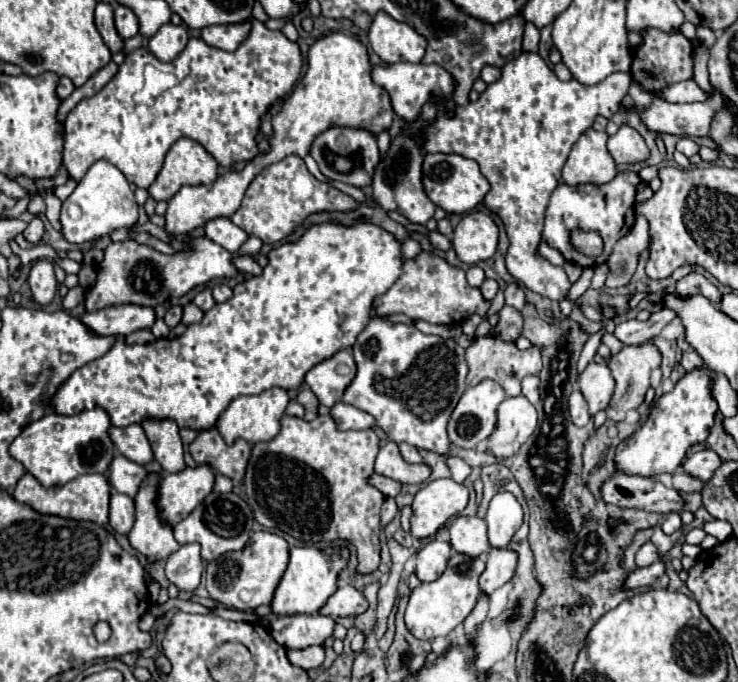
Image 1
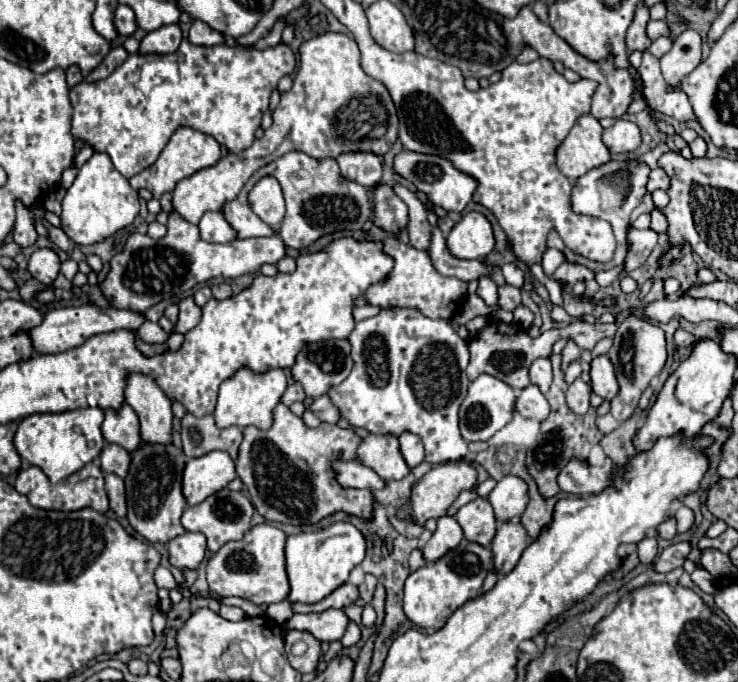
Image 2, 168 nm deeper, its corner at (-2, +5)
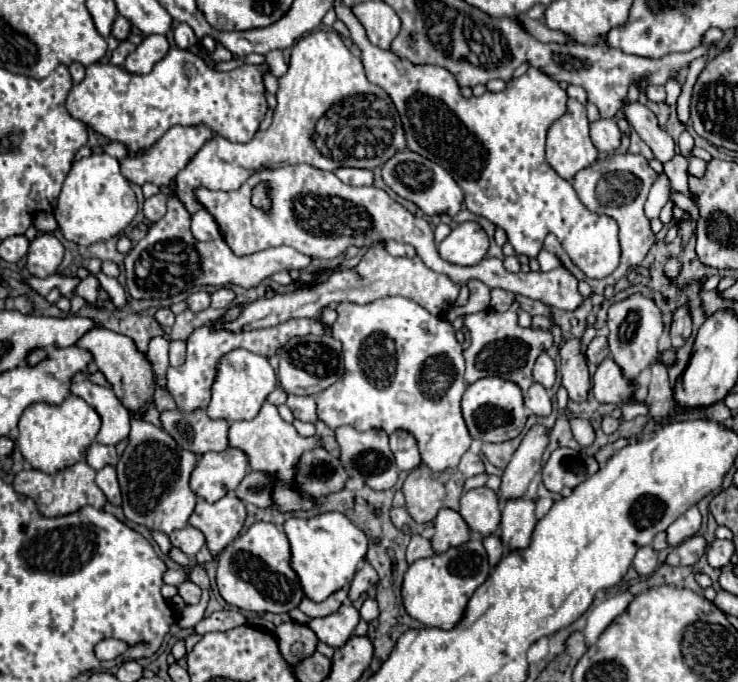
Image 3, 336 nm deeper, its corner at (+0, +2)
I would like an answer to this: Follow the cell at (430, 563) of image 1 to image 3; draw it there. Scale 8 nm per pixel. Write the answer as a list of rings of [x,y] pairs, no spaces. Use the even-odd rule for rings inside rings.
[[[442,508],[434,518],[434,530],[436,534],[432,536],[430,542],[432,542],[432,550],[438,554],[470,540],[470,530],[462,520],[462,516],[448,508]]]

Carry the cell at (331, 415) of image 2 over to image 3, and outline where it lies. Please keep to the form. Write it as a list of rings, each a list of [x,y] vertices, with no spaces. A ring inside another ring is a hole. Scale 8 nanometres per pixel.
[[[288,396],[288,408],[292,410],[294,418],[302,420],[302,422],[312,422],[316,424],[318,422],[318,416],[316,416],[316,402],[312,396]]]

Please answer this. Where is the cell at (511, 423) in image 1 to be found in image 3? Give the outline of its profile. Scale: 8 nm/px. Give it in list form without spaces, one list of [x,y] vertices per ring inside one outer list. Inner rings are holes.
[[[536,382],[524,394],[524,406],[534,416],[548,416],[552,412],[552,400],[550,400],[546,388],[542,384],[536,384]]]

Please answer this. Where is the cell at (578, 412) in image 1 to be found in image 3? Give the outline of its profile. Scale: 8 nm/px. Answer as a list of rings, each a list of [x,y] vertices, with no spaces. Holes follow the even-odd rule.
[[[568,340],[560,348],[560,356],[562,356],[562,364],[560,364],[562,384],[568,390],[570,400],[574,402],[586,400],[590,390],[590,376],[588,376],[586,358],[580,356],[578,352],[578,340]]]

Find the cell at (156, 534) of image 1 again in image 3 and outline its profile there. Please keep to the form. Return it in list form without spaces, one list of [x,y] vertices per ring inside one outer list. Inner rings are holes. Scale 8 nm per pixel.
[[[132,418],[128,446],[116,466],[124,498],[124,516],[136,524],[146,526],[148,530],[158,530],[164,534],[184,528],[196,506],[196,496],[188,486],[188,478],[196,466],[196,460],[196,454],[178,446],[174,438],[162,428]]]

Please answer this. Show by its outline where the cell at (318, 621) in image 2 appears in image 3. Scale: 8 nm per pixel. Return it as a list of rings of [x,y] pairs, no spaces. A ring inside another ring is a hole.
[[[344,602],[338,612],[324,618],[312,618],[308,622],[308,628],[314,630],[320,642],[332,648],[340,648],[352,636],[352,630],[356,628],[358,620],[360,620],[360,614],[352,606],[352,602]]]

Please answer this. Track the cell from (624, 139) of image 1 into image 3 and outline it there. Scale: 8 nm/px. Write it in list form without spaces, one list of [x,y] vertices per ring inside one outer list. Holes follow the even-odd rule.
[[[600,118],[598,122],[590,124],[590,138],[600,152],[614,152],[620,146],[622,132],[614,120]]]

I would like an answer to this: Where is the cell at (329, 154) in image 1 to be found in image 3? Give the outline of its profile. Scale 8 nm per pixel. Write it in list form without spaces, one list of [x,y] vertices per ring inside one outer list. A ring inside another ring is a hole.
[[[338,168],[334,172],[344,184],[350,186],[370,186],[374,182],[372,170],[362,170],[362,168]]]

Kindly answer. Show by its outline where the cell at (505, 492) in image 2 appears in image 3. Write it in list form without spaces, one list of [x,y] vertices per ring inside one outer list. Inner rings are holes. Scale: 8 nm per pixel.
[[[534,426],[532,430],[528,430],[522,444],[514,452],[508,468],[504,470],[500,492],[498,492],[502,502],[510,498],[522,498],[526,494],[528,484],[542,468],[540,460],[546,446],[548,446],[548,436],[542,426]]]

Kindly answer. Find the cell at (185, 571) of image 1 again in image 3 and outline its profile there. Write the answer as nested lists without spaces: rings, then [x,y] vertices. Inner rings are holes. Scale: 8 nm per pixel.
[[[186,526],[182,530],[174,530],[170,534],[170,542],[172,542],[172,546],[180,548],[186,556],[192,558],[204,546],[204,534],[192,526]]]

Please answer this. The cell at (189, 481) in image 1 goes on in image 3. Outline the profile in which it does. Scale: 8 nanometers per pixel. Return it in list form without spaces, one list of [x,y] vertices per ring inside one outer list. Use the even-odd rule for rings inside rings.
[[[226,448],[224,452],[206,452],[198,458],[198,464],[190,476],[190,488],[198,498],[216,502],[242,482],[246,470],[246,454],[238,448]]]

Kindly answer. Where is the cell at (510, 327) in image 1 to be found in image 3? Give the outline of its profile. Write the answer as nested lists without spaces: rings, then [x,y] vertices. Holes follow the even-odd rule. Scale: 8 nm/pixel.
[[[494,288],[494,290],[492,290],[492,302],[490,302],[490,306],[492,306],[496,312],[506,312],[506,310],[514,304],[514,300],[516,300],[514,294],[510,294],[510,292],[502,290],[502,288]]]

